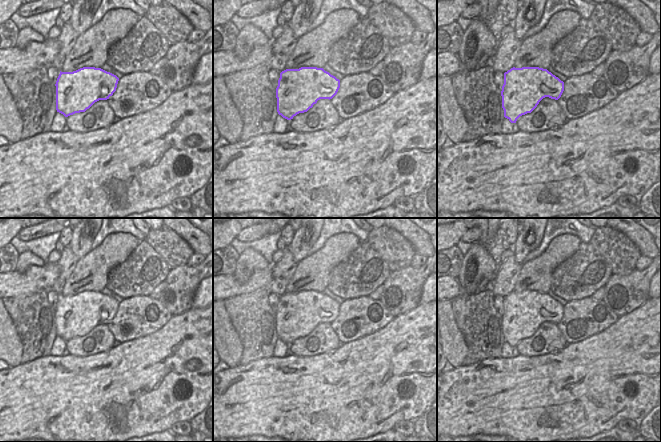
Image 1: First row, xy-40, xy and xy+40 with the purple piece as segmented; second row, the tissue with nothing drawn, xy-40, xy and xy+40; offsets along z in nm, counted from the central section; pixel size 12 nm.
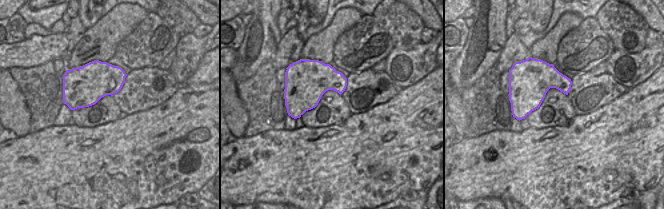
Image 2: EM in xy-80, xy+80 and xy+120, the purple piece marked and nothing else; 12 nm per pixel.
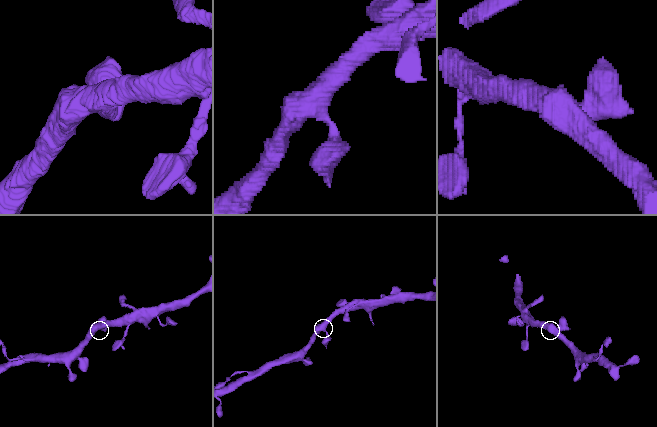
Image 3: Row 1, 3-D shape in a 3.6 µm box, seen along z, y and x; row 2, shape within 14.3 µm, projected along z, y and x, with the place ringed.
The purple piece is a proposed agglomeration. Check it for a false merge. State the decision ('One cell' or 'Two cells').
One cell

